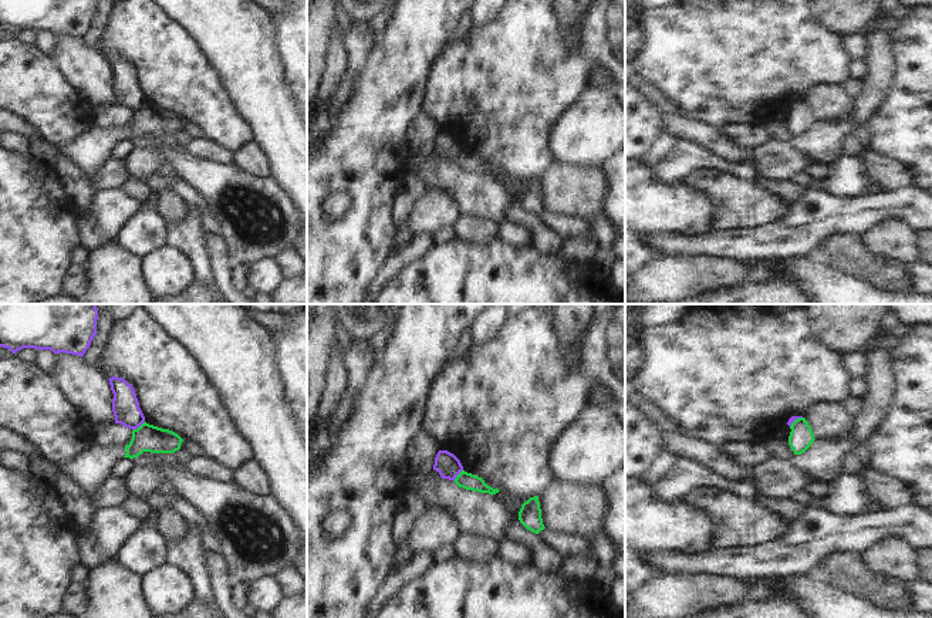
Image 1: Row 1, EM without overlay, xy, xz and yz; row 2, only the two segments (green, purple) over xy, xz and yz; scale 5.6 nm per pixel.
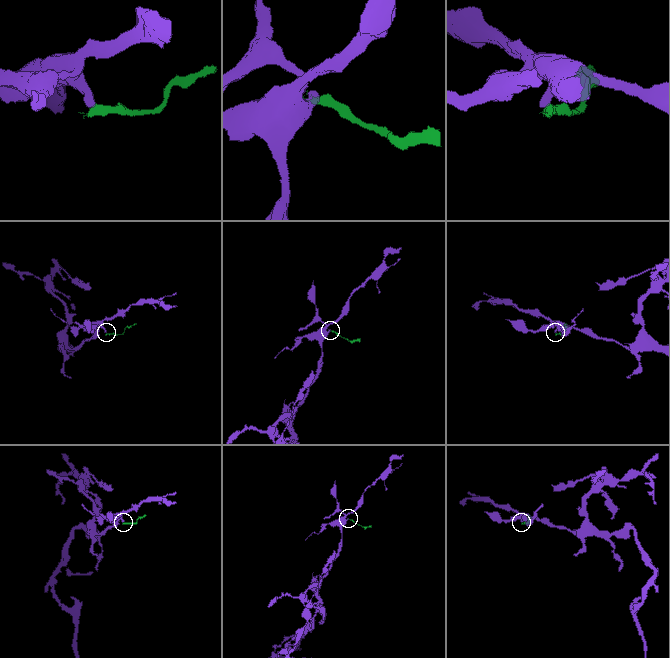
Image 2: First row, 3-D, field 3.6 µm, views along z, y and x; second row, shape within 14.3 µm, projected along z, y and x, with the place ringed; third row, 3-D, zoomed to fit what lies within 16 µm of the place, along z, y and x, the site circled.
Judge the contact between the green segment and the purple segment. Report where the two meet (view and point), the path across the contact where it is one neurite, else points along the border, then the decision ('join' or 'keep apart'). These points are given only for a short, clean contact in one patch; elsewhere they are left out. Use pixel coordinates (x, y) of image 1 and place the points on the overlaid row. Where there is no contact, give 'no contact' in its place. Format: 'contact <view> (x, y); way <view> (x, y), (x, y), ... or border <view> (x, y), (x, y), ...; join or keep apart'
contact xy (139, 426); border xy (144, 421), (132, 431); keep apart

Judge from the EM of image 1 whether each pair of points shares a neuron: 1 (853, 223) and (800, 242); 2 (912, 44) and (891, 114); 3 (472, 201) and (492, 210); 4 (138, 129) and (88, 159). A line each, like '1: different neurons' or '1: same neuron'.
1: same neuron
2: same neuron
3: same neuron
4: same neuron

